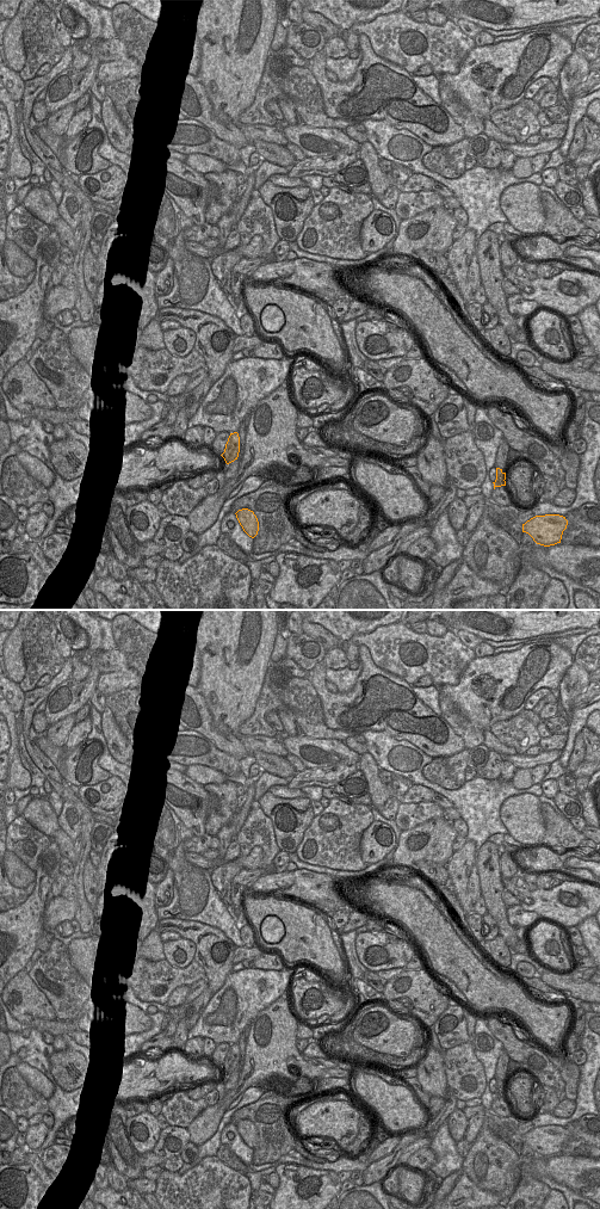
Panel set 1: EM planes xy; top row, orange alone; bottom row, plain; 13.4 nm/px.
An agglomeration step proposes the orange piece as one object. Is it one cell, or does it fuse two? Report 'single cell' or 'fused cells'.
single cell

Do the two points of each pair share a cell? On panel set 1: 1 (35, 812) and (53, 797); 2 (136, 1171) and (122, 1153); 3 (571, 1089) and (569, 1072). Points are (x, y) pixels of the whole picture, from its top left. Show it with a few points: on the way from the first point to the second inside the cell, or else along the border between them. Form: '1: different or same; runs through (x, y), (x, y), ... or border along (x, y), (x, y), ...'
1: different; border along (47, 799), (57, 816)
2: same; runs through (131, 1166), (125, 1158)
3: same; runs through (571, 1085), (570, 1075)

